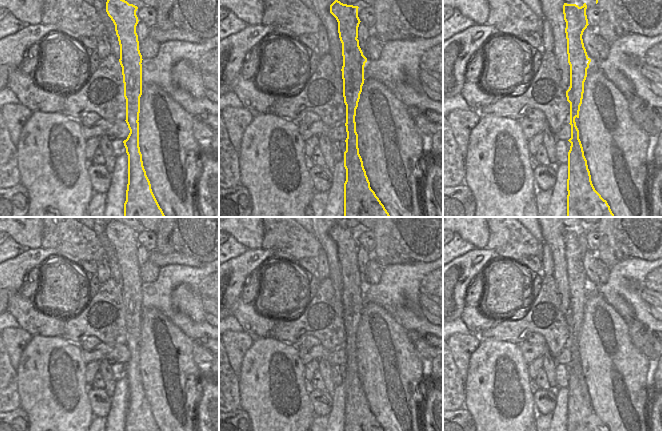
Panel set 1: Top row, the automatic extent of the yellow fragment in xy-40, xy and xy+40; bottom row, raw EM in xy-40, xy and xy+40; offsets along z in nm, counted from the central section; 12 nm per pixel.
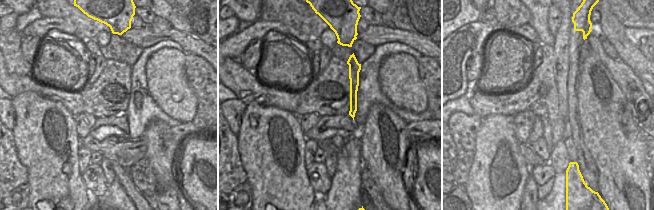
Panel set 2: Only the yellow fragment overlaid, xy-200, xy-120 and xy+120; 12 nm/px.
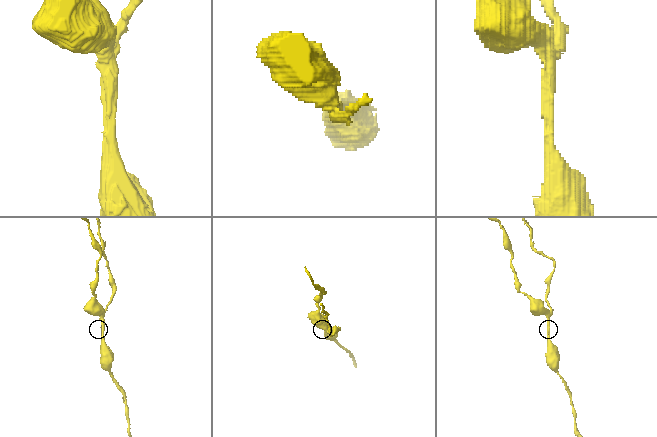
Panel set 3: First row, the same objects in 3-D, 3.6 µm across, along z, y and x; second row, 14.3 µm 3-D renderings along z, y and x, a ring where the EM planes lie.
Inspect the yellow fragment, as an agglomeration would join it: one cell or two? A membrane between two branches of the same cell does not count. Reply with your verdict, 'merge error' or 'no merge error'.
merge error

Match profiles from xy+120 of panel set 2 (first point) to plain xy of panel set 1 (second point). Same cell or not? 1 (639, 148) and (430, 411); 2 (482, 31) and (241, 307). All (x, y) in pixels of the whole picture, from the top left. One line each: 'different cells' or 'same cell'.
1: different cells
2: different cells

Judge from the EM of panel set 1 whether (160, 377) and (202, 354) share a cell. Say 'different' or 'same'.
different

